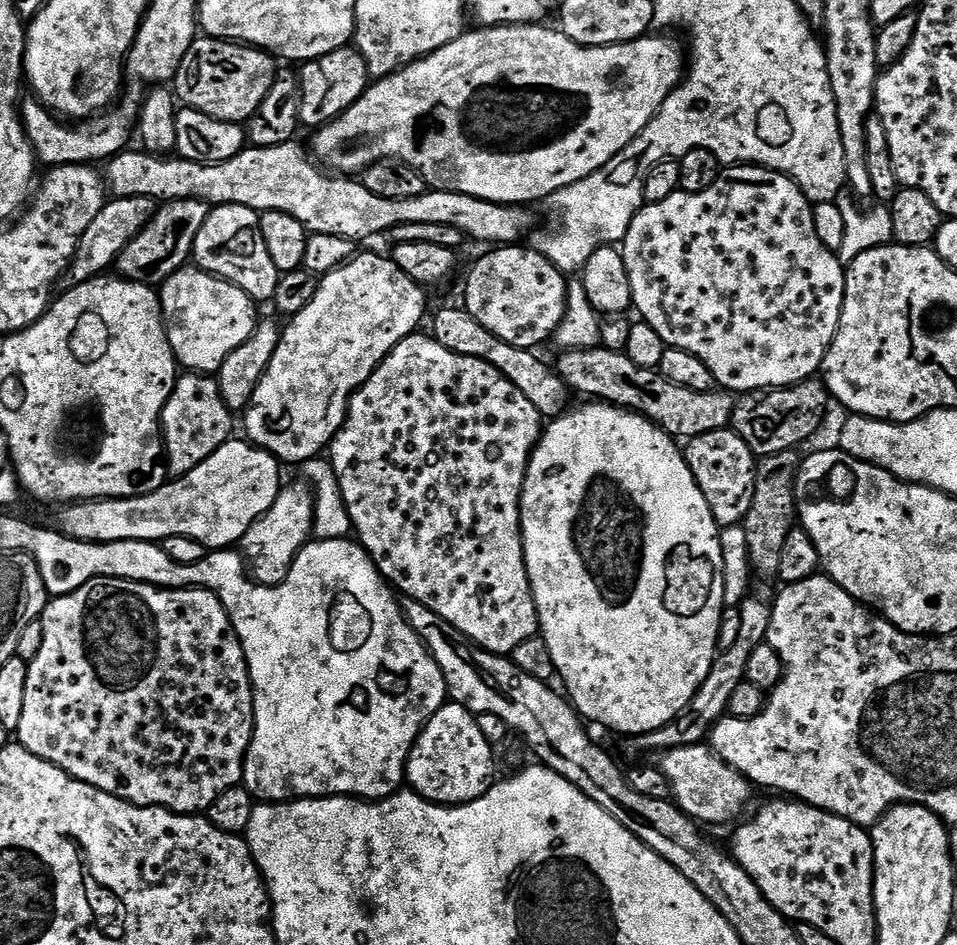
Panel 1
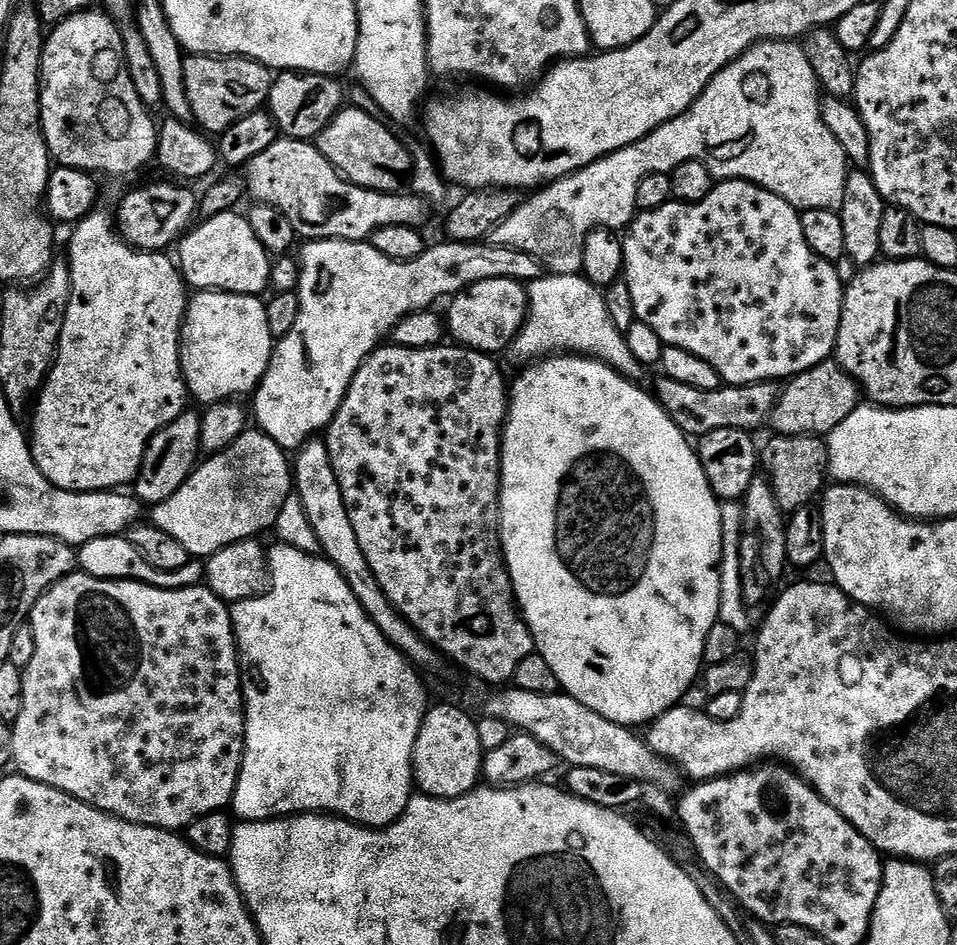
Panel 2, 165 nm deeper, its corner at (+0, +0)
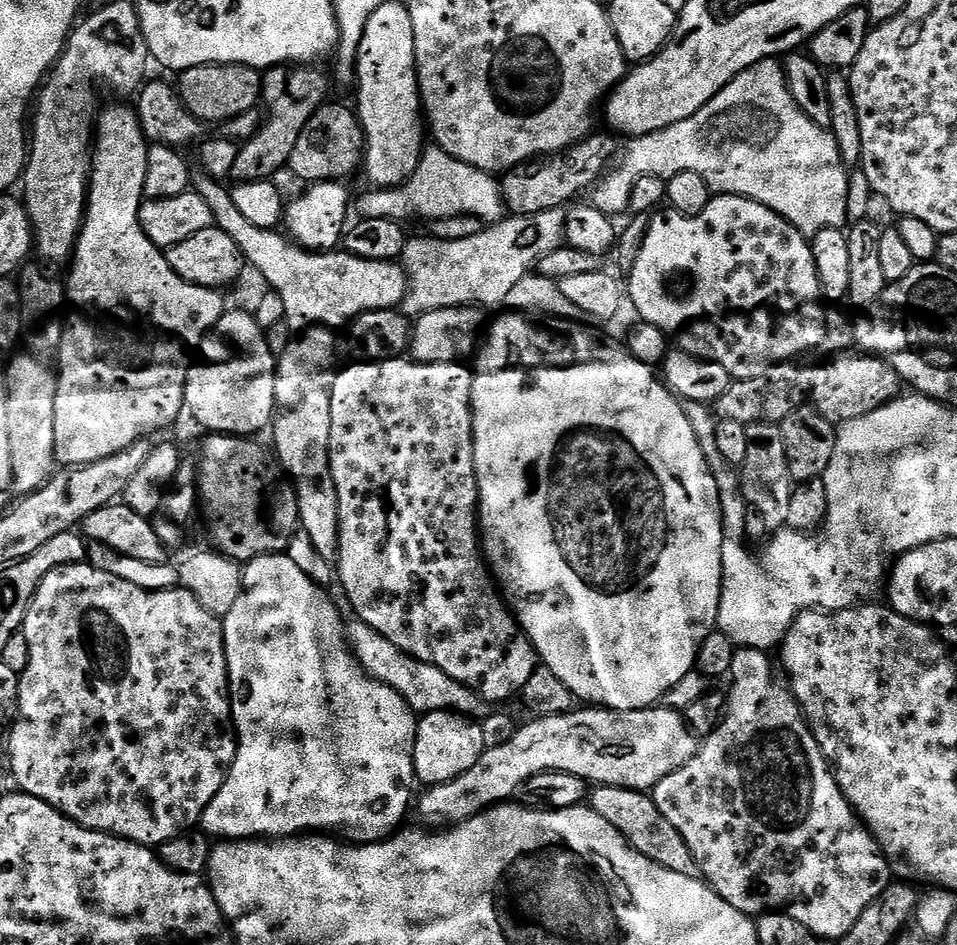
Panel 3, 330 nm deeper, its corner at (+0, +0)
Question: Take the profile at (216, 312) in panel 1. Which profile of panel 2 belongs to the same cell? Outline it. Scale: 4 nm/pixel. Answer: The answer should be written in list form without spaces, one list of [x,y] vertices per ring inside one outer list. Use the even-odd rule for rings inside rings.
[[[197,291],[188,301],[188,309],[184,315],[184,324],[180,328],[180,365],[182,366],[184,384],[188,388],[189,397],[191,397],[193,401],[197,400],[200,406],[223,404],[225,400],[239,401],[241,398],[244,398],[240,396],[251,397],[253,393],[255,393],[257,386],[262,382],[262,378],[270,366],[273,347],[274,341],[270,334],[270,325],[266,322],[266,303],[261,297],[239,296],[238,294],[230,294],[229,292]]]

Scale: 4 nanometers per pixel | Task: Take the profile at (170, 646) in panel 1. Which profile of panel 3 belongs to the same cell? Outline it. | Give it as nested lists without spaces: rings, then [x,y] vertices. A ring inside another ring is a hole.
[[[89,562],[78,564],[67,564],[58,566],[42,578],[34,598],[30,602],[28,612],[24,616],[23,631],[26,634],[26,642],[30,646],[30,662],[26,670],[20,673],[20,715],[15,724],[11,725],[10,732],[12,737],[8,740],[8,756],[12,759],[10,763],[10,776],[14,781],[15,787],[21,792],[30,794],[34,798],[42,798],[50,806],[54,806],[63,816],[69,816],[73,822],[83,828],[89,828],[95,832],[109,832],[111,836],[117,836],[123,840],[129,840],[135,844],[146,844],[149,846],[159,846],[178,838],[184,832],[195,829],[204,819],[204,812],[212,807],[214,798],[222,790],[222,786],[228,783],[228,771],[236,763],[236,745],[238,737],[234,731],[234,700],[228,695],[228,645],[224,638],[224,625],[221,617],[210,614],[194,594],[190,594],[185,588],[173,586],[165,592],[147,592],[144,588],[139,588],[132,580],[123,580],[120,576],[115,576],[112,572],[107,572],[104,568],[95,568]]]

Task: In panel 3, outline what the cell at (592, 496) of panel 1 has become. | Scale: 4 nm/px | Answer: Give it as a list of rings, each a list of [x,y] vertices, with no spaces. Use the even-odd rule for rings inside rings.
[[[506,314],[500,316],[496,321],[489,323],[486,328],[486,335],[475,353],[474,371],[472,374],[472,445],[474,446],[474,466],[478,478],[478,494],[480,495],[480,506],[478,509],[478,531],[482,541],[482,555],[499,587],[509,608],[512,609],[520,628],[530,638],[532,645],[536,647],[536,655],[543,667],[554,670],[566,686],[576,695],[577,701],[587,702],[592,706],[602,708],[613,708],[615,712],[629,712],[630,710],[642,710],[659,705],[670,686],[675,686],[686,674],[694,671],[698,650],[702,642],[717,627],[716,619],[720,609],[720,591],[724,581],[722,570],[722,542],[724,541],[724,516],[720,513],[720,491],[718,482],[714,482],[714,474],[710,474],[710,466],[706,466],[706,458],[702,454],[698,440],[694,438],[694,431],[691,428],[689,419],[682,414],[676,397],[668,389],[667,384],[659,375],[656,376],[649,365],[638,362],[623,347],[615,348],[612,344],[603,344],[595,340],[584,328],[575,328],[571,319],[536,318],[528,314]]]

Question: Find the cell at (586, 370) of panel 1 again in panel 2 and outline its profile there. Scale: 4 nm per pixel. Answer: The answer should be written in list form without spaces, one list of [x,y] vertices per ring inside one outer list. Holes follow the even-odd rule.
[[[661,375],[654,387],[654,395],[670,418],[689,438],[699,438],[714,430],[742,430],[751,433],[769,423],[772,407],[780,399],[781,389],[775,383],[733,384],[721,386],[718,390],[694,390],[694,386],[682,386],[669,376]]]

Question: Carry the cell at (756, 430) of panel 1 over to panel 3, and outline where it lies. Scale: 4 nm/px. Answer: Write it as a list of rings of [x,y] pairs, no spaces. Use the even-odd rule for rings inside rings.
[[[844,352],[820,369],[817,367],[812,378],[811,407],[816,408],[822,418],[837,426],[886,406],[902,392],[900,375],[887,359],[852,352]]]

